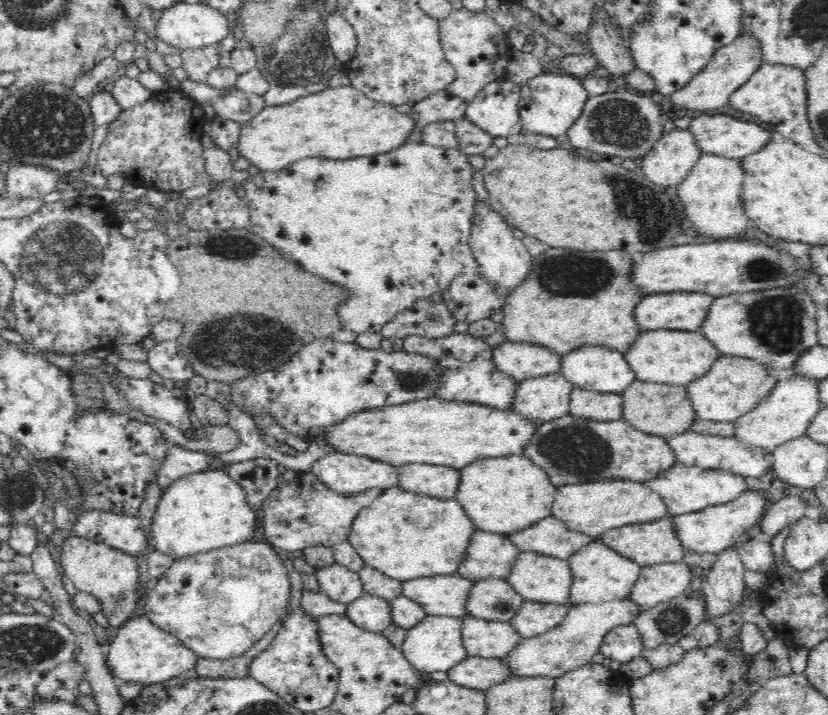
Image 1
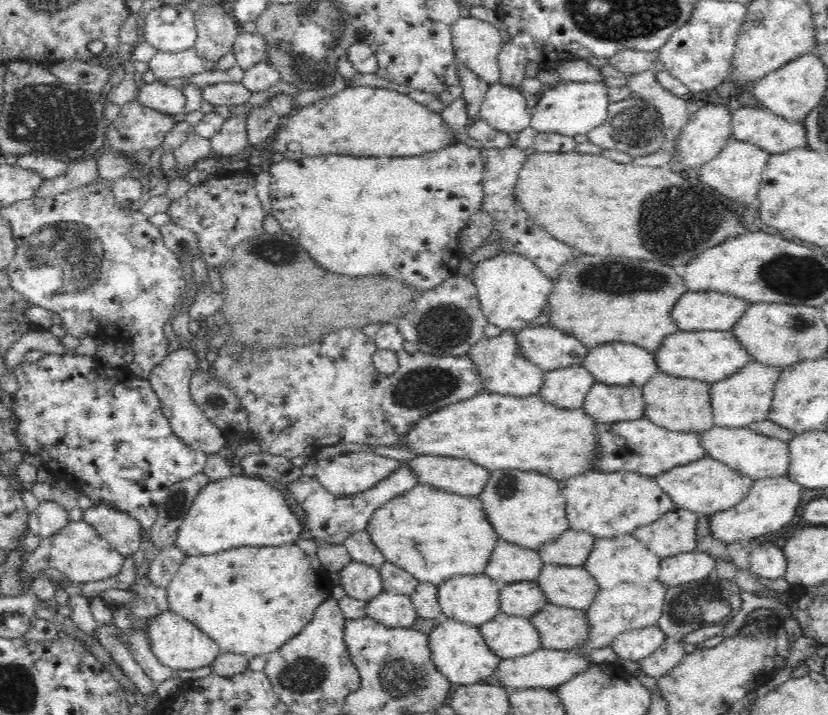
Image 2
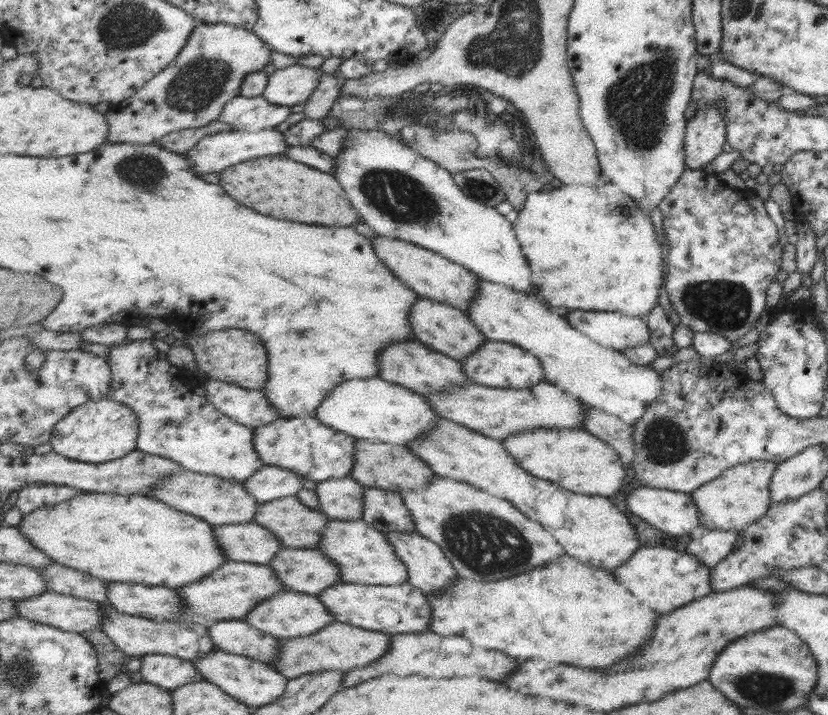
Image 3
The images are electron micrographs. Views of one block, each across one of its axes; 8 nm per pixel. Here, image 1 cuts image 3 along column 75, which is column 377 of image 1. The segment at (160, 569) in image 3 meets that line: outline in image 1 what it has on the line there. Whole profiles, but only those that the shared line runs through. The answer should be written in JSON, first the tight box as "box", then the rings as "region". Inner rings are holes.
{"box":[348,485,478,581],"region":[[[399,485],[386,489],[386,492],[370,507],[364,508],[352,526],[348,541],[364,559],[367,566],[377,568],[390,578],[407,581],[436,575],[453,575],[460,568],[470,548],[473,534],[478,530],[466,515],[462,504],[456,498],[442,499],[421,493],[405,492]]]}

